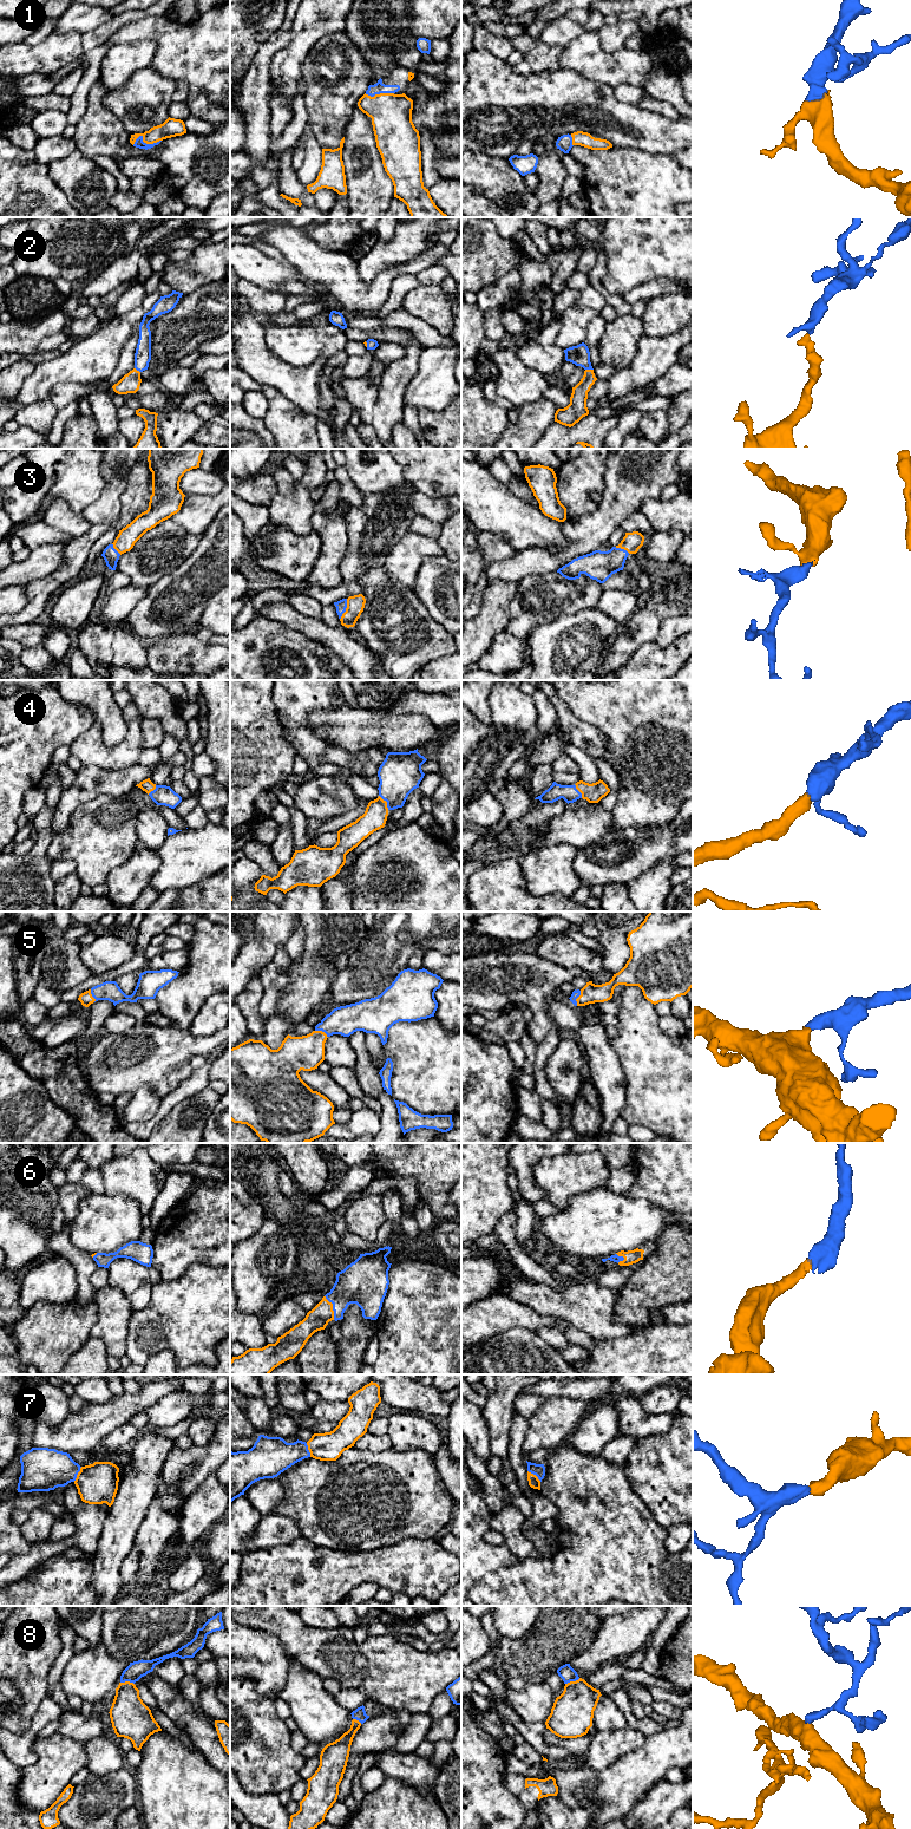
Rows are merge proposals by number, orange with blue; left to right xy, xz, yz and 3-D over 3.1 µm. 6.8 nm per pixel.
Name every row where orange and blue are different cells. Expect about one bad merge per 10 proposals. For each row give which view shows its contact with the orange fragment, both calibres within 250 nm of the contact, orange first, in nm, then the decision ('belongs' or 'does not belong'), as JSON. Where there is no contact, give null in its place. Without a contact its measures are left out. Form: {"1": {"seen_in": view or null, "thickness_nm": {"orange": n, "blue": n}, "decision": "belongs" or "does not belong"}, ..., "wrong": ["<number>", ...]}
{"1": {"seen_in": "xy", "thickness_nm": {"orange": 130, "blue": 60}, "decision": "belongs"}, "2": {"seen_in": "yz", "thickness_nm": {"orange": 110, "blue": 140}, "decision": "belongs"}, "3": {"seen_in": "xz", "thickness_nm": {"orange": 120, "blue": 70}, "decision": "belongs"}, "4": {"seen_in": "xz", "thickness_nm": {"orange": 160, "blue": 280}, "decision": "belongs"}, "5": {"seen_in": "yz", "thickness_nm": {"orange": 140, "blue": 50}, "decision": "belongs"}, "6": {"seen_in": "xz", "thickness_nm": {"orange": 150, "blue": 280}, "decision": "belongs"}, "7": {"seen_in": "xy", "thickness_nm": {"orange": 280, "blue": 300}, "decision": "belongs"}, "8": {"seen_in": "yz", "thickness_nm": {"orange": 280, "blue": 100}, "decision": "belongs"}, "wrong": []}

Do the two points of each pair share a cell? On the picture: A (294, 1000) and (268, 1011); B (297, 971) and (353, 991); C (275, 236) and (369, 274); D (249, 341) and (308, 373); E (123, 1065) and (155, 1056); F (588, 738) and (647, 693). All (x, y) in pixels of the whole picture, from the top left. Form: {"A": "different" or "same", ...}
{"A": "different", "B": "different", "C": "different", "D": "same", "E": "same", "F": "different"}

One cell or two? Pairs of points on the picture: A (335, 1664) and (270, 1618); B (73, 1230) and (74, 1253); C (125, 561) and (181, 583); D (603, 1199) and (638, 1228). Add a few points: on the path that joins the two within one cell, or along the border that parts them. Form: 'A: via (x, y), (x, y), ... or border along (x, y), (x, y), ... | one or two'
A: via (319, 1651), (300, 1640), (287, 1627) | one
B: border along (64, 1230), (74, 1246), (90, 1255) | two
C: border along (185, 560), (146, 587) | two
D: via (611, 1208), (626, 1222), (629, 1222) | one

